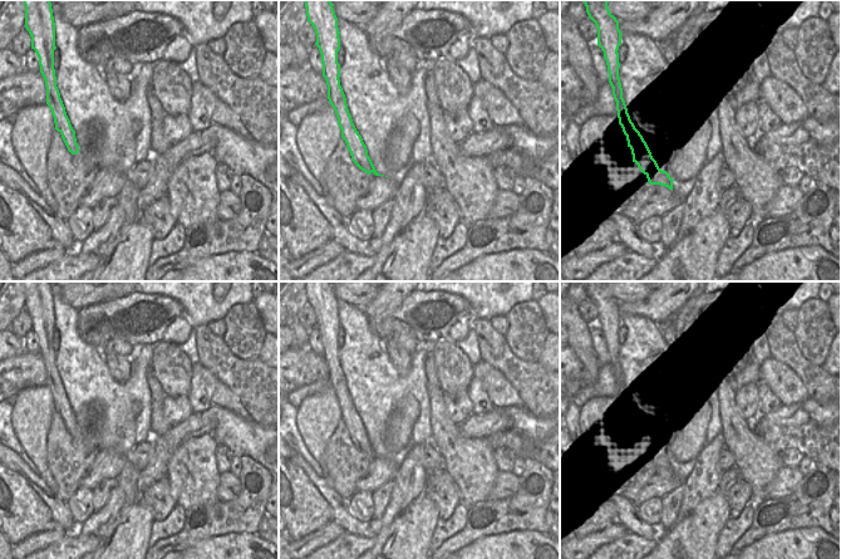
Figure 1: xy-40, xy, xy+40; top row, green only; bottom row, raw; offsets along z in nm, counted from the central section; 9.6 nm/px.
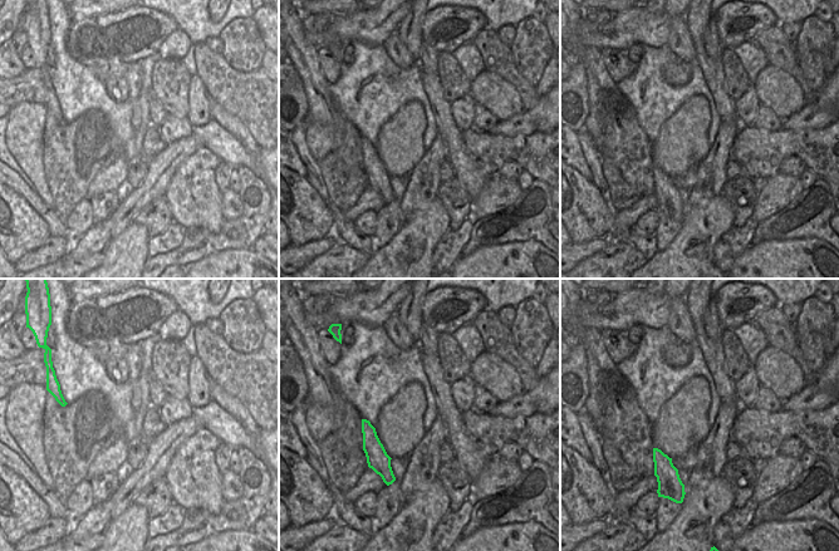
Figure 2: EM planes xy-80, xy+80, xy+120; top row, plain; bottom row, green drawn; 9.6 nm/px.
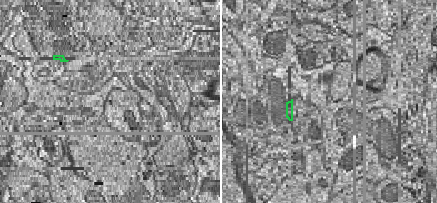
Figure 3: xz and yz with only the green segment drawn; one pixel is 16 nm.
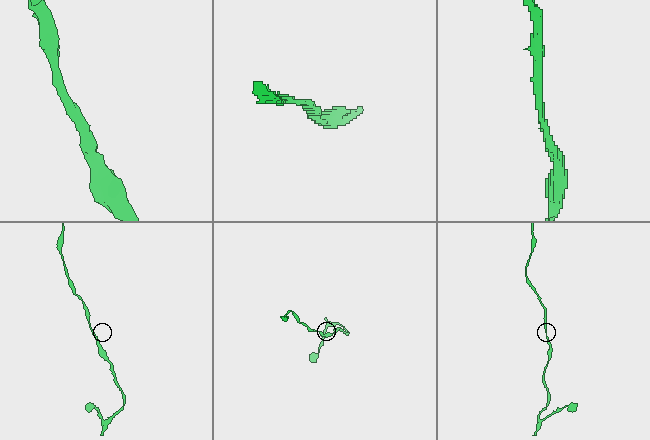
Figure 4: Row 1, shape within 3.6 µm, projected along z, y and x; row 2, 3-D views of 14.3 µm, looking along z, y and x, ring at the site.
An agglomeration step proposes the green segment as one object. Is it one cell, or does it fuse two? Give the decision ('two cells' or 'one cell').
one cell

